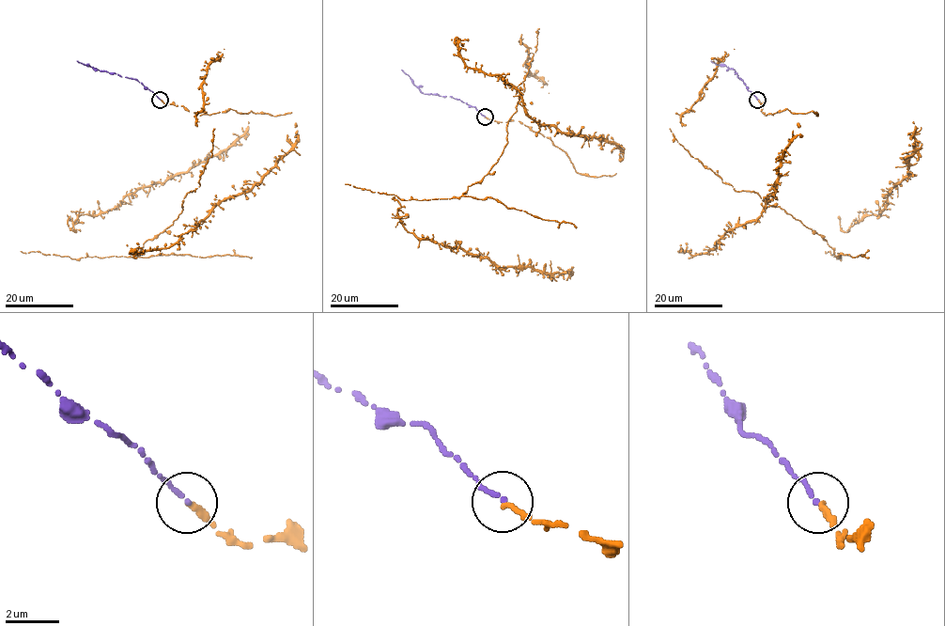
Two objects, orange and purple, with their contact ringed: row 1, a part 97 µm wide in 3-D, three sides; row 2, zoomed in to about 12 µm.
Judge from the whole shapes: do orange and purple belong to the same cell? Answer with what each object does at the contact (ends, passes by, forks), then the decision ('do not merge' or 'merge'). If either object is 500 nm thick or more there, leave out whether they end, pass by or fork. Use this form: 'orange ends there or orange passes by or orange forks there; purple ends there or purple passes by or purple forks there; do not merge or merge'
orange ends there; purple ends there; merge

